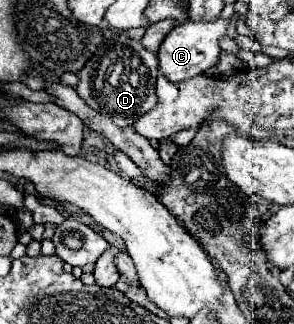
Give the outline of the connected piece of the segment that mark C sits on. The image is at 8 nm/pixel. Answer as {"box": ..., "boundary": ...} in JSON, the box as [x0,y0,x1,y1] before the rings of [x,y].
{"box":[157,19,229,81],"boundary":[[[217,19],[215,23],[207,23],[207,21],[183,21],[179,23],[161,43],[157,59],[159,59],[159,71],[169,79],[169,81],[187,81],[203,71],[207,71],[209,67],[213,67],[219,61],[219,39],[227,33],[229,21]]]}

